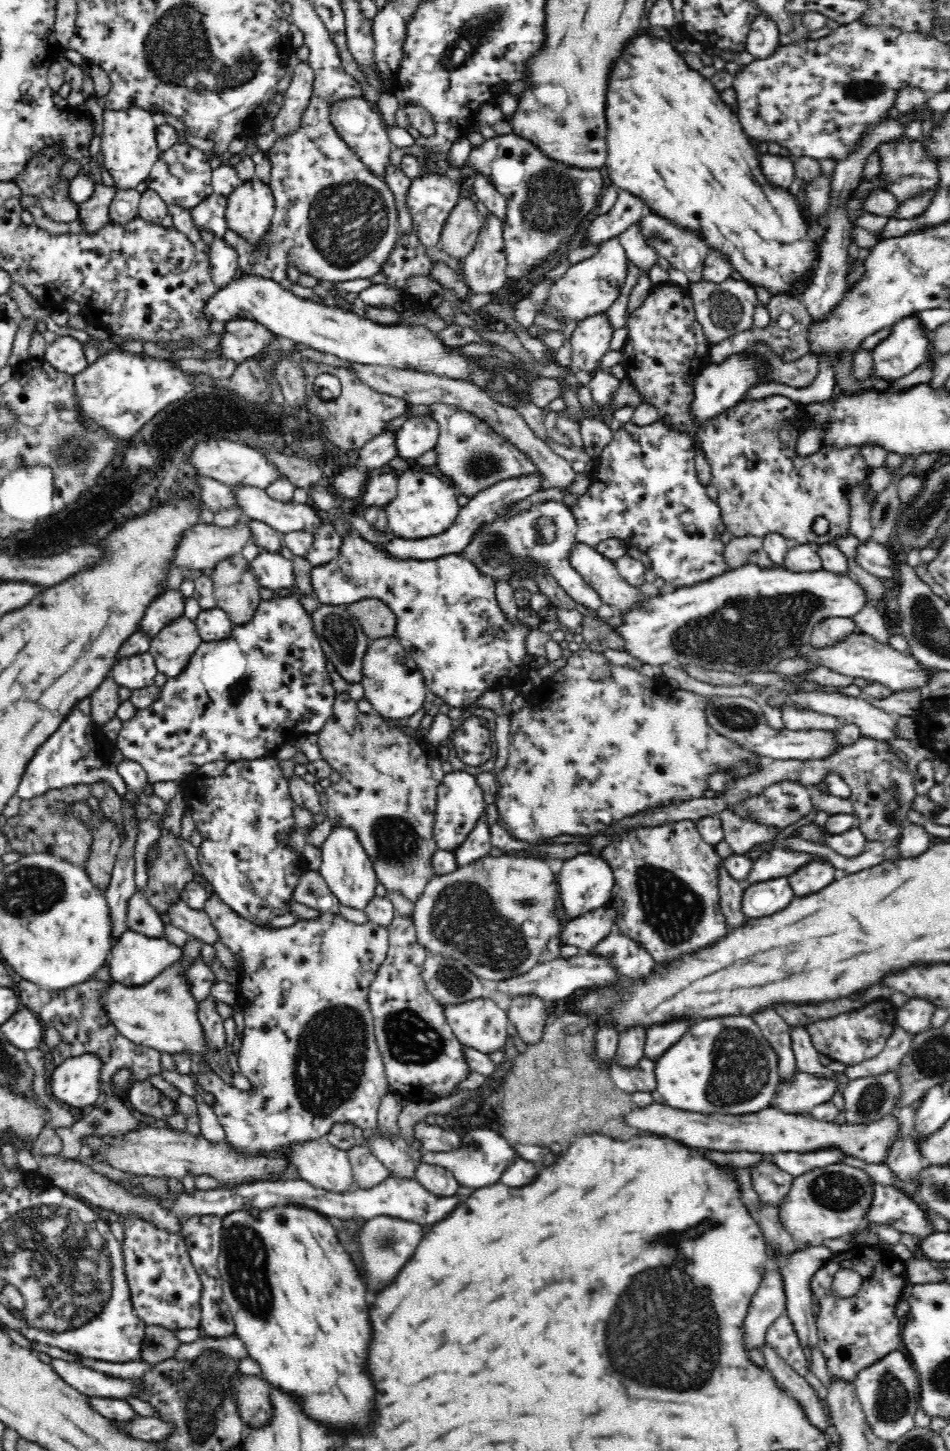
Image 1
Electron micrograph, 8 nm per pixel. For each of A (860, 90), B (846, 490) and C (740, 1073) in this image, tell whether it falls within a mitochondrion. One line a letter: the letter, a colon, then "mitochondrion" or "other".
A: mitochondrion
B: other
C: mitochondrion

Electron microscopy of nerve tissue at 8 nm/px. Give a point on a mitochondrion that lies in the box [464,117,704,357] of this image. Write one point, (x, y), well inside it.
(553, 202)

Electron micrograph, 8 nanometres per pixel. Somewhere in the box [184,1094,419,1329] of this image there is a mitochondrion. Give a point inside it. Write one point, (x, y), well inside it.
(246, 1256)

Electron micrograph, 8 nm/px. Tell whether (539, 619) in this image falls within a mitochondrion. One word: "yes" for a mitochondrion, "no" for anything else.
no

